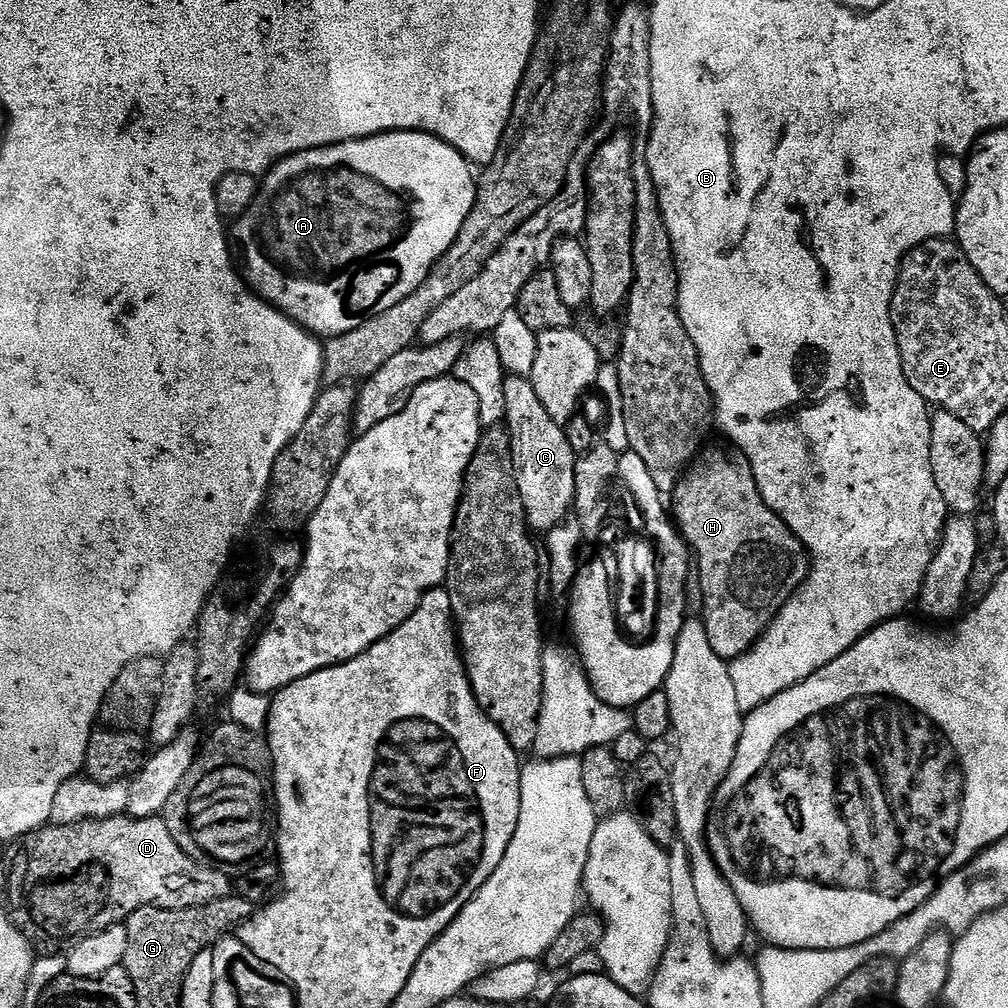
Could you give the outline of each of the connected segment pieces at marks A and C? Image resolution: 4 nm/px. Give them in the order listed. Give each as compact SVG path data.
M381 132L379 136L367 136L364 140L351 140L341 144L331 144L325 148L315 148L299 152L269 168L260 185L260 192L246 214L236 221L236 236L244 243L244 260L248 263L246 279L249 288L262 297L267 304L272 304L301 324L305 330L317 338L341 336L378 314L386 314L390 306L398 306L411 292L427 278L434 265L450 250L458 238L466 218L476 201L477 177L473 165L465 160L462 153L454 150L444 140L431 136L429 132Z
M509 375L504 381L504 420L512 437L512 457L516 467L516 481L522 494L528 527L533 533L547 534L563 525L576 502L574 470L577 455L570 450L564 428L542 406L527 375Z

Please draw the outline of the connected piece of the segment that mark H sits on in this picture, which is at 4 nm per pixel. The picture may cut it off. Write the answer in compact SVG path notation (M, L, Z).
M709 447L688 465L674 493L674 523L684 537L684 543L694 553L694 564L701 568L705 598L702 619L710 634L710 646L714 646L714 654L731 662L756 645L792 593L804 585L810 571L810 557L808 549L788 529L786 522L766 506L747 456L735 447L727 447Z

